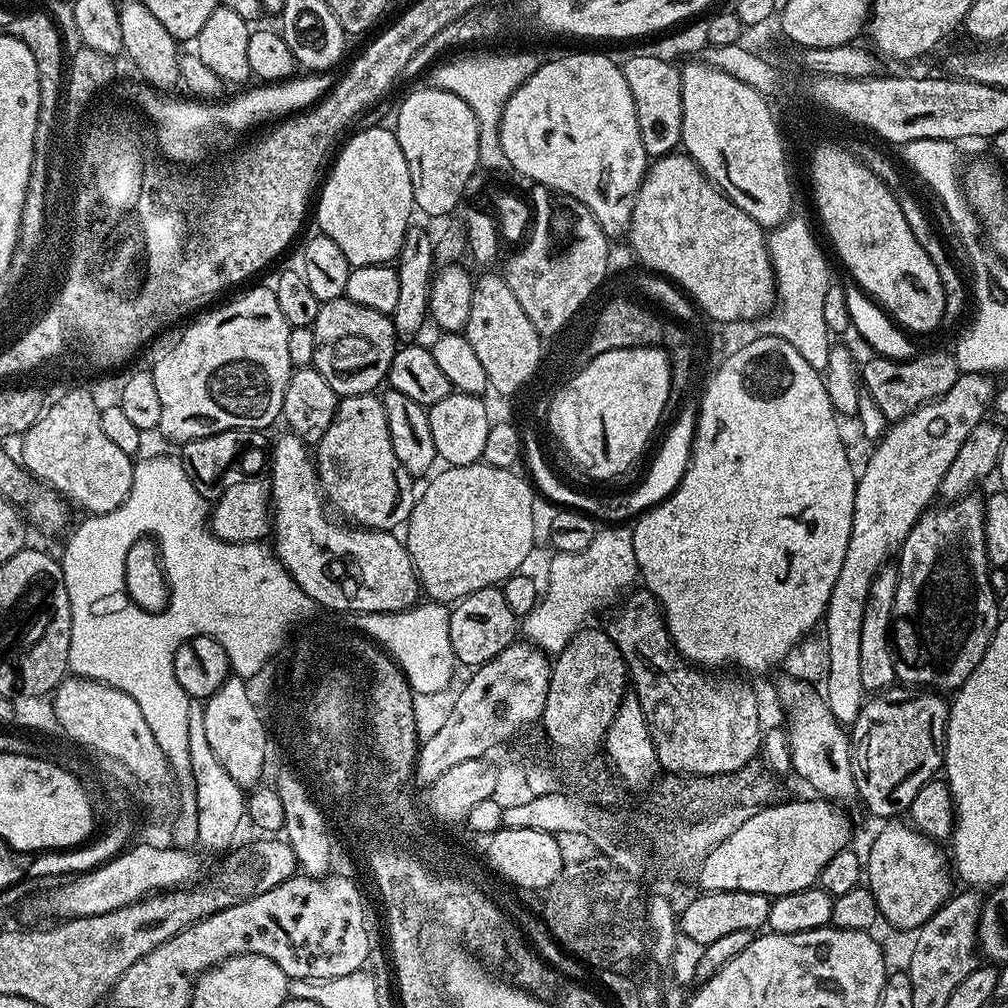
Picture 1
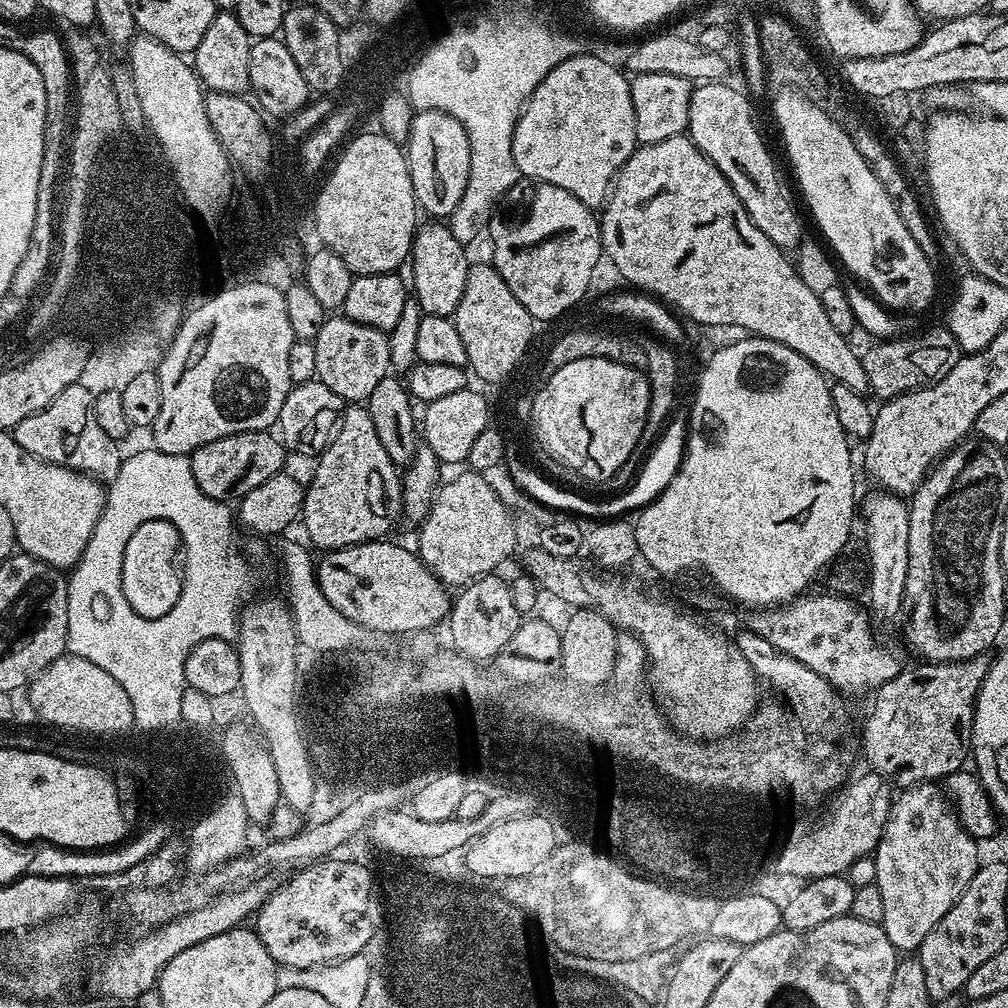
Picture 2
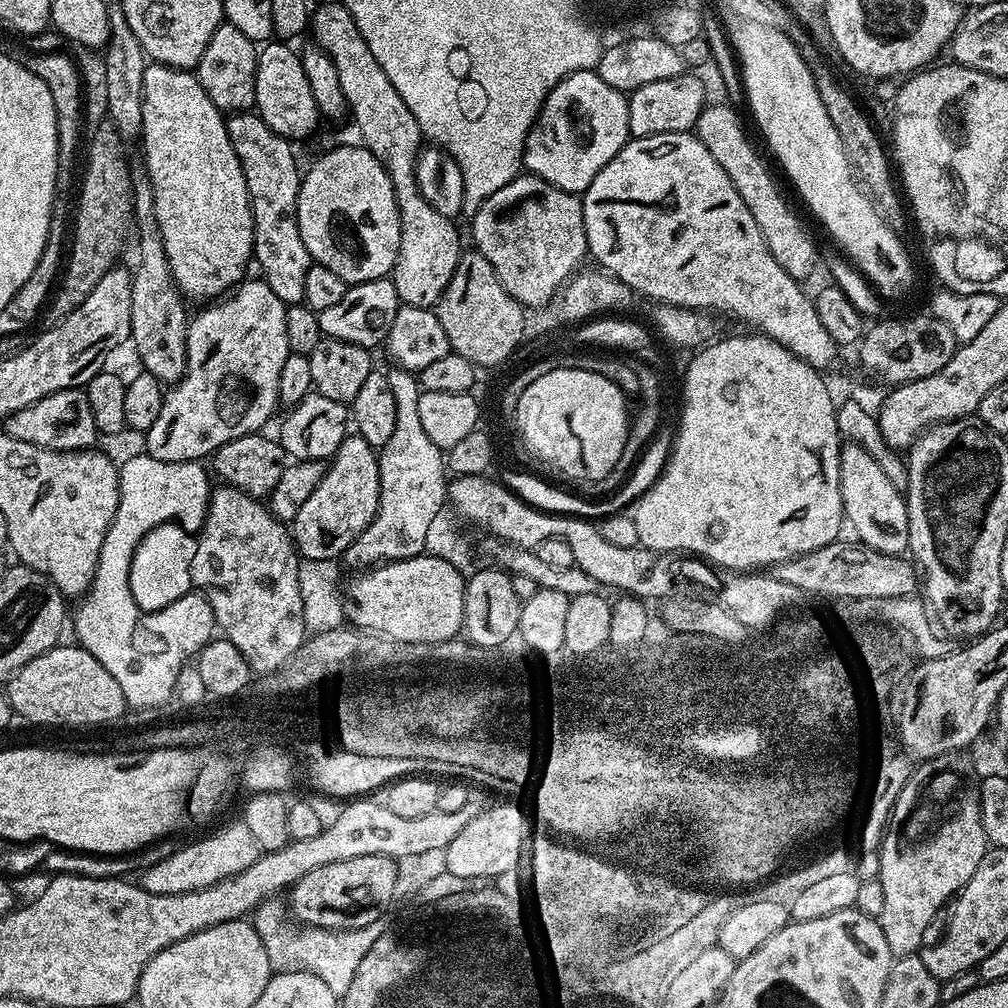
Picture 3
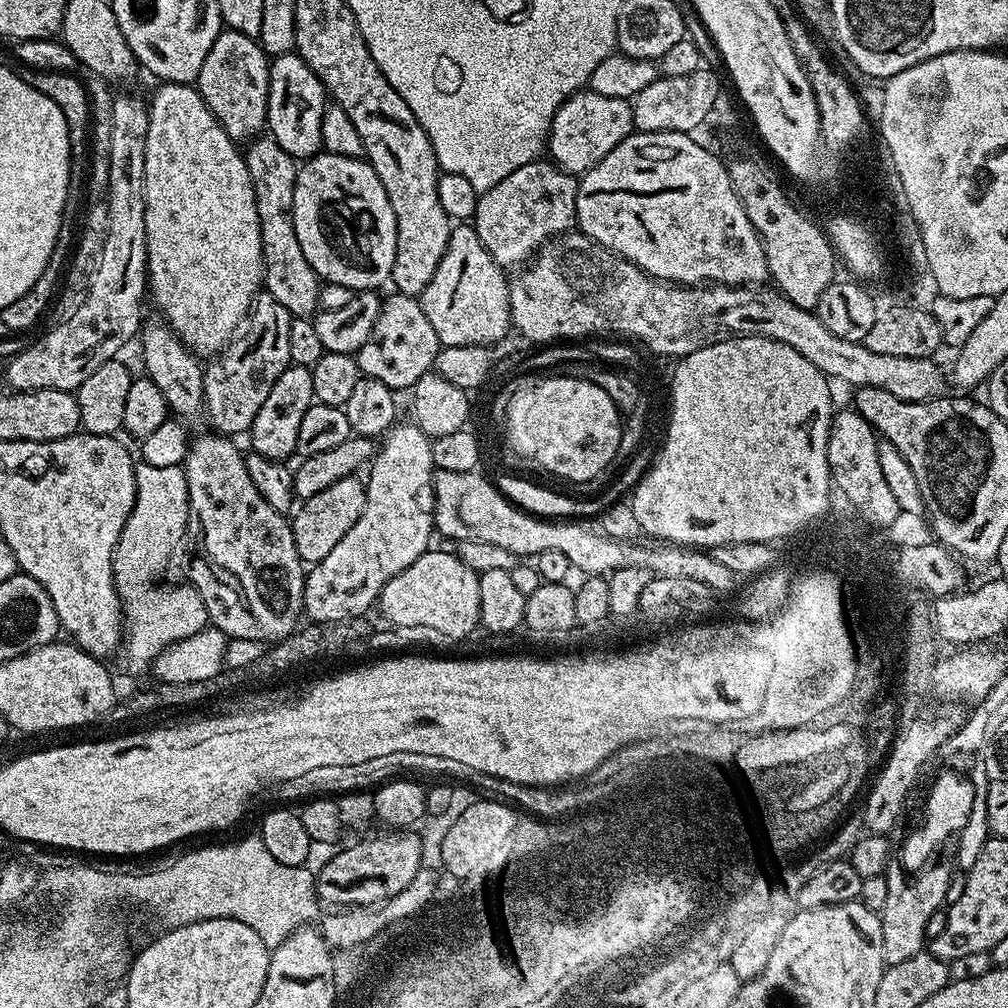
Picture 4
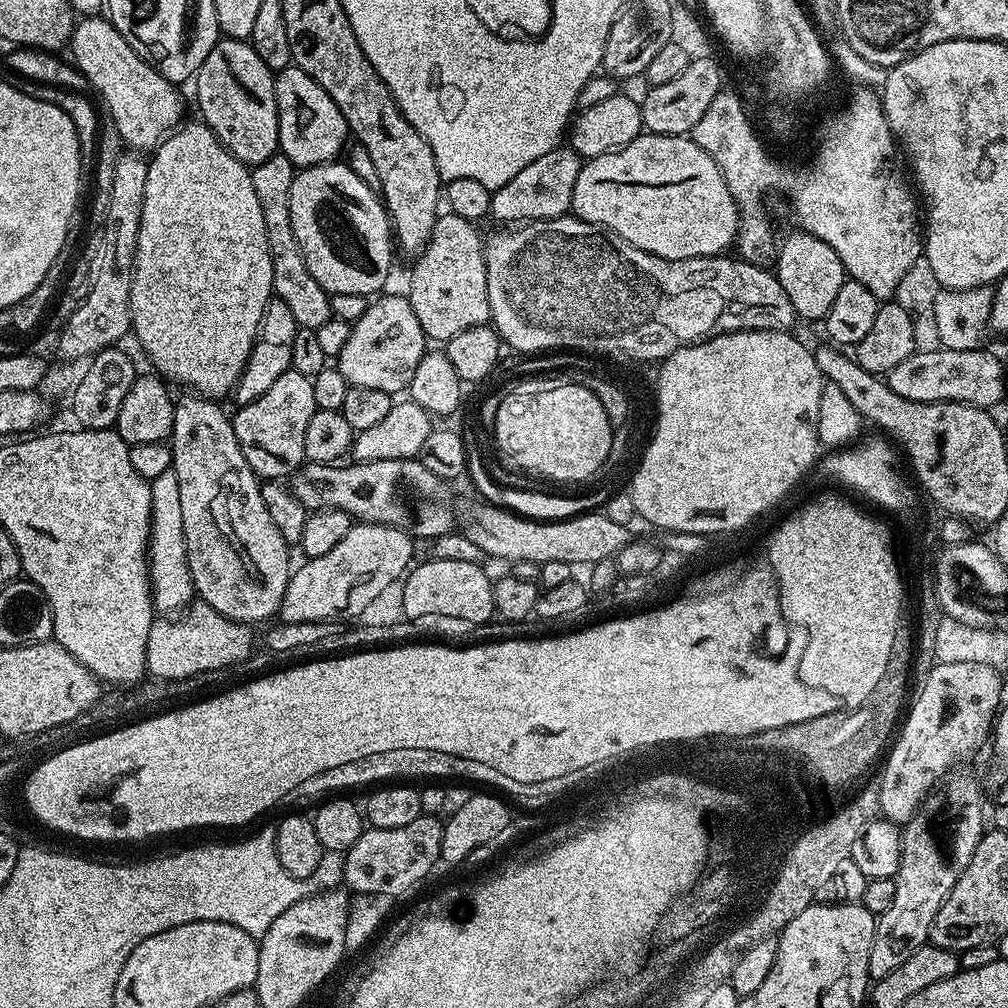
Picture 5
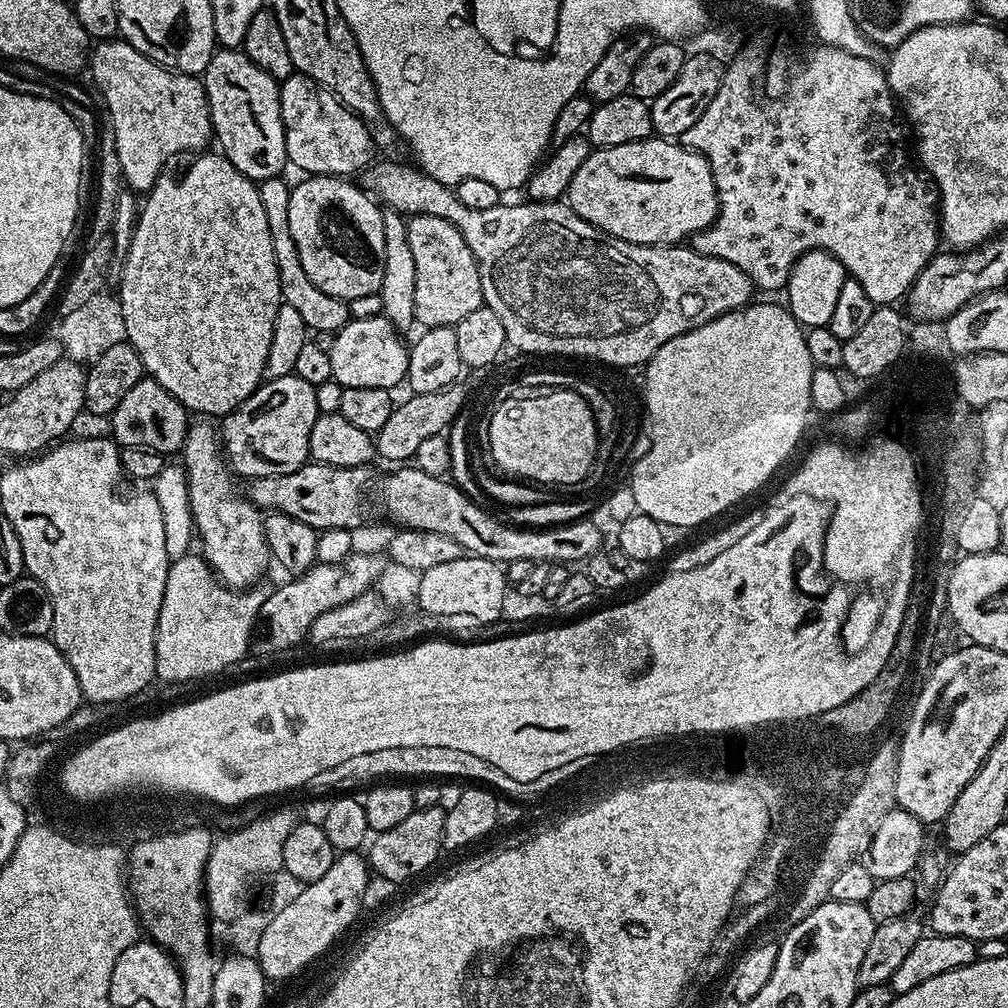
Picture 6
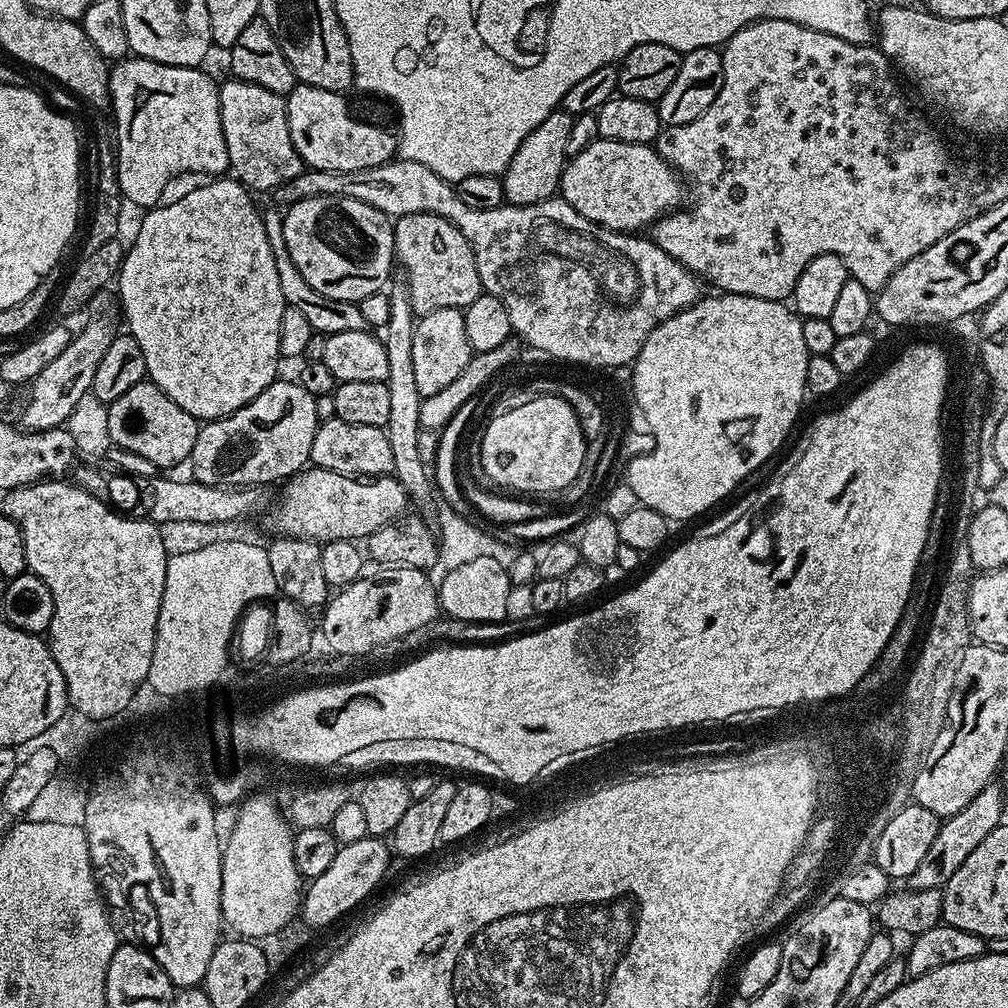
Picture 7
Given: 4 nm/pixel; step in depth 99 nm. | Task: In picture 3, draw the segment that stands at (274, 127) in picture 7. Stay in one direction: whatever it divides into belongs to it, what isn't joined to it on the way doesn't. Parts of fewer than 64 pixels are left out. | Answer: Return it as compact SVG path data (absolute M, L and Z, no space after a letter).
M221 22L218 30L214 30L214 38L206 46L200 63L194 69L194 75L200 80L202 90L214 102L214 106L225 114L247 112L255 105L255 74L257 45L238 26Z

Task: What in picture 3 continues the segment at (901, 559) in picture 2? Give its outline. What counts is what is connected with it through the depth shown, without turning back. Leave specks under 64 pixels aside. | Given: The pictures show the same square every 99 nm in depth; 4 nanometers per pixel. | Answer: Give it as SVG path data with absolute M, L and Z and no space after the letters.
M845 443L840 450L840 489L847 527L856 531L855 539L887 556L908 552L908 501L886 477L882 466L862 445Z

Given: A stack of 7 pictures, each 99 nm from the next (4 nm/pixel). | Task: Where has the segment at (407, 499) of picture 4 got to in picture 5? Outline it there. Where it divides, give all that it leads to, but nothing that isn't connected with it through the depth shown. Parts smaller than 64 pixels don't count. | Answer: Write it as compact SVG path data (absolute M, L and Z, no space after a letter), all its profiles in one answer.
M353 523L346 538L334 550L305 559L305 564L292 577L287 577L279 619L285 624L326 624L362 615L396 579L399 581L409 571L413 563L413 537L409 536L400 526L392 524Z

